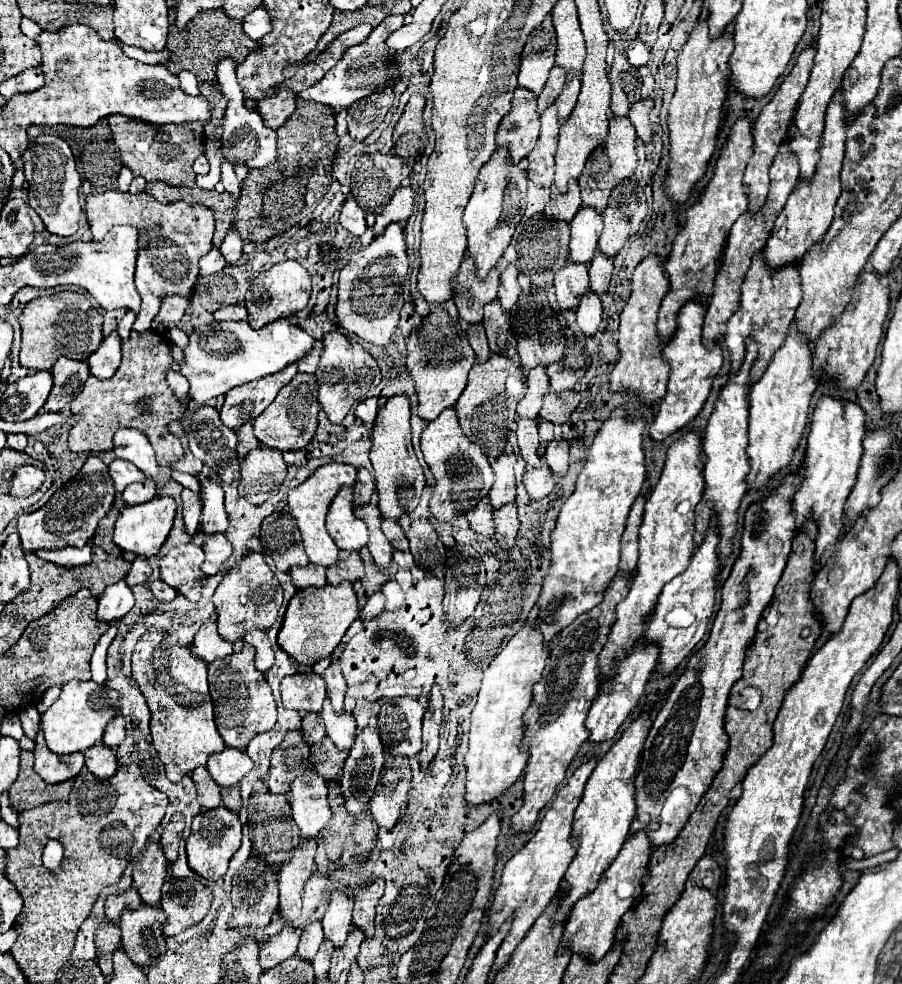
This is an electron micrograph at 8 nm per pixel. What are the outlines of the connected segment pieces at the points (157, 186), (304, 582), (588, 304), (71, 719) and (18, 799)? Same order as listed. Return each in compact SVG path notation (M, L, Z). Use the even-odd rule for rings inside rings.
M296 101L294 115L278 129L278 159L264 169L250 169L248 177L242 183L242 191L238 199L230 193L204 191L200 187L168 187L162 181L146 183L146 193L152 195L160 203L186 201L200 203L214 211L216 215L216 235L214 247L220 247L228 231L234 227L242 243L260 243L268 241L276 235L286 233L302 219L306 219L316 207L320 197L320 157L316 149L316 133L336 127L336 111L330 105L322 105L316 101Z
M308 563L306 567L292 567L290 569L290 577L292 577L292 583L294 587L302 589L302 587L322 587L326 585L326 575L324 575L324 567L322 565L314 565L314 563Z
M586 289L588 293L584 293L580 305L578 305L578 325L584 331L584 335L592 337L598 331L598 325L602 321L602 301L596 293L592 293L592 289Z
M68 681L58 699L40 715L40 729L46 737L48 749L52 753L64 755L74 751L86 751L90 745L102 741L104 727L118 713L118 693L106 685L98 685L94 681Z
M22 751L20 755L20 775L10 787L10 801L16 811L32 809L36 805L66 799L72 787L72 781L64 781L58 785L48 785L40 779L38 773L32 769L32 751Z

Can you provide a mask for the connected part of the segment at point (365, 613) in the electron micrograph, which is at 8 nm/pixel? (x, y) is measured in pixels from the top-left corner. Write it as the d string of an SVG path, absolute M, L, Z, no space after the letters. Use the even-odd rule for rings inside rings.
M376 591L376 593L368 599L368 603L364 605L364 609L360 611L360 621L372 621L376 615L380 615L380 611L384 609L384 603L386 603L384 593Z

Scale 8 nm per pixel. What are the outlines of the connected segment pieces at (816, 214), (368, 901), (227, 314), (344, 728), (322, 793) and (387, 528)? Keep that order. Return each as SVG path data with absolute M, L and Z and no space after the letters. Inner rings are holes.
M836 93L826 111L826 125L824 125L822 147L820 147L822 157L818 163L818 171L810 183L798 183L784 211L778 215L774 229L768 237L768 243L764 249L764 261L768 261L772 269L778 269L784 265L800 265L808 249L812 249L814 243L820 243L824 239L824 233L828 231L834 217L834 205L840 197L840 169L844 159L844 147L846 147L844 103L842 103L842 93Z
M380 879L362 887L354 895L354 925L358 925L366 937L374 935L374 909L380 901Z
M245 300L236 303L236 305L222 305L222 309L212 313L216 321L247 321L248 313L245 306Z
M330 699L324 701L324 707L320 711L324 725L326 725L326 733L328 737L334 741L334 745L338 749L350 749L356 737L356 721L354 715L348 711L340 711L336 713Z
M308 769L300 777L296 777L294 783L290 785L290 807L292 807L292 817L300 827L300 837L316 837L332 817L332 811L328 807L326 779L318 775L314 769Z
M384 519L382 521L382 531L384 531L384 535L388 537L388 541L392 543L394 549L408 551L408 539L406 539L406 535L404 535L404 531L402 531L398 521L386 521Z

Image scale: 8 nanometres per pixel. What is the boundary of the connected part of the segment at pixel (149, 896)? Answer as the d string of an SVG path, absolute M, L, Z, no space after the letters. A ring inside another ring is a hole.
M148 843L134 863L134 887L146 905L160 903L160 887L166 879L168 865L170 863L166 861L160 843Z

